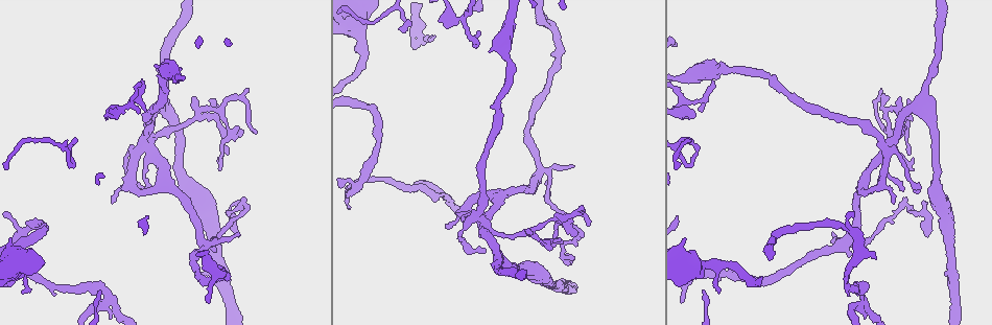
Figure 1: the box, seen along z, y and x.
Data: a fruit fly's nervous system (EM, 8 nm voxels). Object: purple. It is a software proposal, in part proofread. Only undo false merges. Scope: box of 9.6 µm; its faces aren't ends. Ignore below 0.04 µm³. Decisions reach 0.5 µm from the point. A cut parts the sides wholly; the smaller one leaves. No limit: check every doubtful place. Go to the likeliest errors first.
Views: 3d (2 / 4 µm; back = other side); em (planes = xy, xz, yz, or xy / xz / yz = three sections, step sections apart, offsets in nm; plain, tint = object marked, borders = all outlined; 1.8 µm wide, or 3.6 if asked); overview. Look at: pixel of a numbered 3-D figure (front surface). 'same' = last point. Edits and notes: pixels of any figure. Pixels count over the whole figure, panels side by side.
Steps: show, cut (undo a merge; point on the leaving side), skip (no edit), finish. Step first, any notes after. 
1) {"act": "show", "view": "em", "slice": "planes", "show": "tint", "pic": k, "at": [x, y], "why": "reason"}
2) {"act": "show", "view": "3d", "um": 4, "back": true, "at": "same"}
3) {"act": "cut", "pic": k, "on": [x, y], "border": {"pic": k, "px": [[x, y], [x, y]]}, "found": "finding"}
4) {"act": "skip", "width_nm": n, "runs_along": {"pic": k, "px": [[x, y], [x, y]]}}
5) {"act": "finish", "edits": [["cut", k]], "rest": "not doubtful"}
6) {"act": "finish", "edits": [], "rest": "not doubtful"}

{"act": "show", "view": "3d", "um": 2, "pic": 1, "at": [484, 222], "why": "sharp bend"}

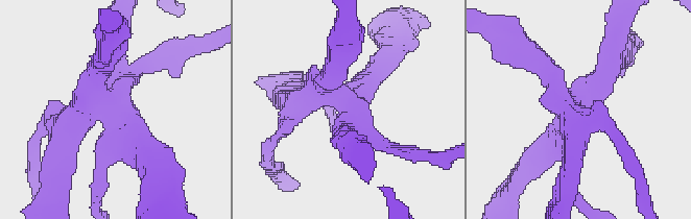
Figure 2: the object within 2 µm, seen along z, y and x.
{"act": "show", "view": "em", "slice": "planes", "show": "tint", "pic": 2, "at": [110, 99]}

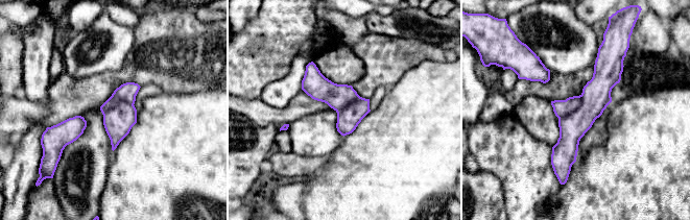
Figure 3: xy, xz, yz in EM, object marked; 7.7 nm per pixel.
{"act": "skip", "runs_along": {"pic": 3, "px": [[600, 51], [567, 171]]}, "found": "continuous, no second cell"}

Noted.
{"act": "show", "view": "3d", "um": 2, "pic": 1, "at": [109, 300], "why": "three arms meet"}

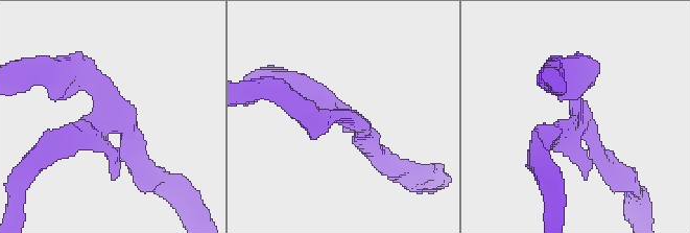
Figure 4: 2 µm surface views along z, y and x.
{"act": "show", "view": "em", "slice": "planes", "show": "tint", "pic": 4, "at": [342, 114], "arms": 3, "arm_widths_nm": [170, 200, 200], "why": "need the tissue"}

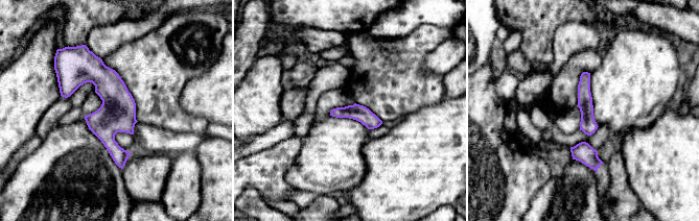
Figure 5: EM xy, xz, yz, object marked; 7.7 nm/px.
{"act": "skip", "width_nm": 130, "runs_along": {"pic": 5, "px": [[84, 56], [109, 84], [109, 142], [121, 164]]}, "found": "one cell here"}

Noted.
{"act": "show", "view": "em", "slice": "planes", "show": "tint", "pic": 1, "at": [540, 169], "why": "two arms in line, one across"}

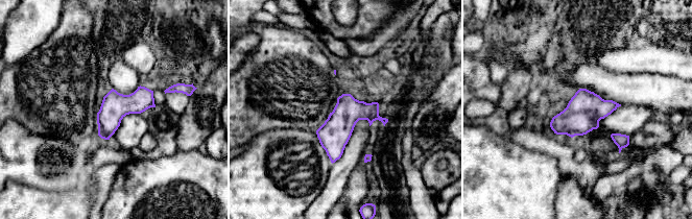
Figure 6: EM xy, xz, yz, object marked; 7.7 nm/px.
{"act": "skip", "found": "one cell here"}

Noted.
{"act": "show", "view": "3d", "um": 4, "pic": 1, "at": [931, 117], "why": "three-way junction"}

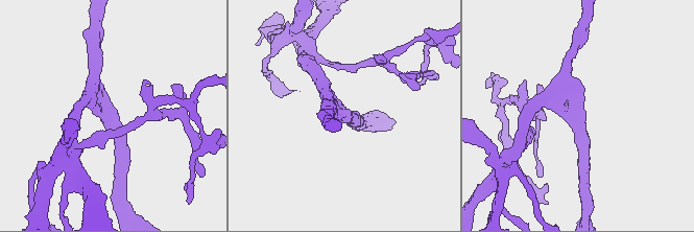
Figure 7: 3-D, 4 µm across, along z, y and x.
{"act": "show", "view": "em", "slice": "xz", "step": 16, "show": "borders", "pic": 7, "at": [572, 114], "arms": 3, "arm_widths_nm": [220, 220, 240]}

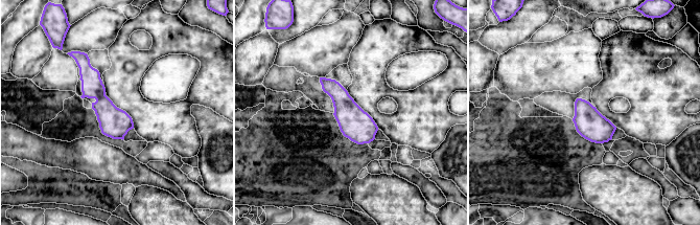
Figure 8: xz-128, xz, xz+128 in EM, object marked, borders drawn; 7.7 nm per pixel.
{"act": "show", "view": "em", "slice": "planes", "show": "borders", "at": "same", "why": "another direction"}

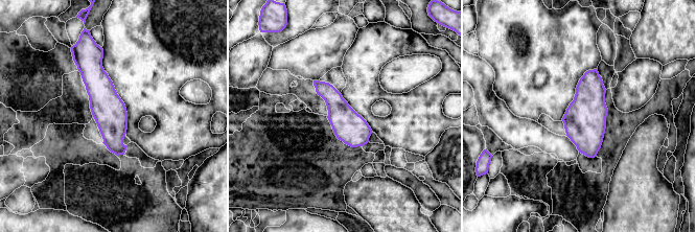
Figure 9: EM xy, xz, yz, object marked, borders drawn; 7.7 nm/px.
{"act": "skip", "runs_along": {"pic": 9, "px": [[99, 54], [97, 84], [121, 152]]}, "found": "one cell here"}

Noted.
{"act": "finish", "edits": [], "rest": "not doubtful"}

